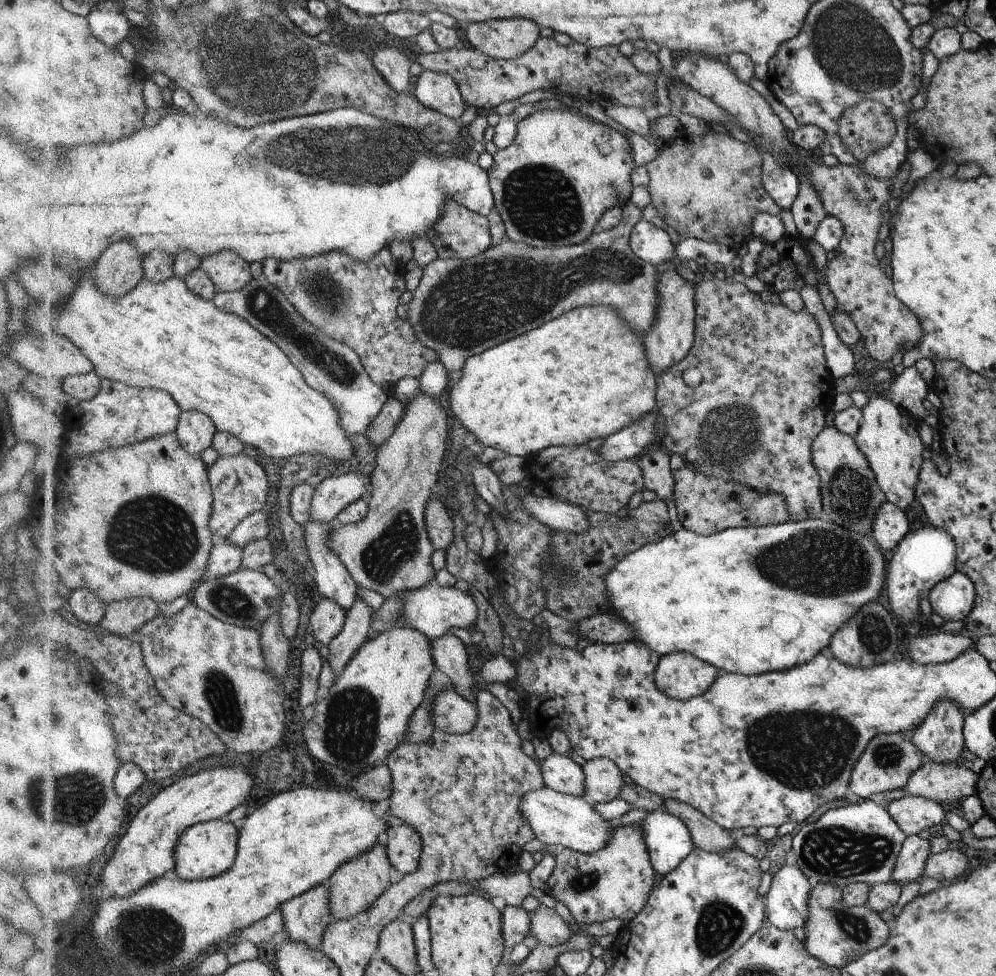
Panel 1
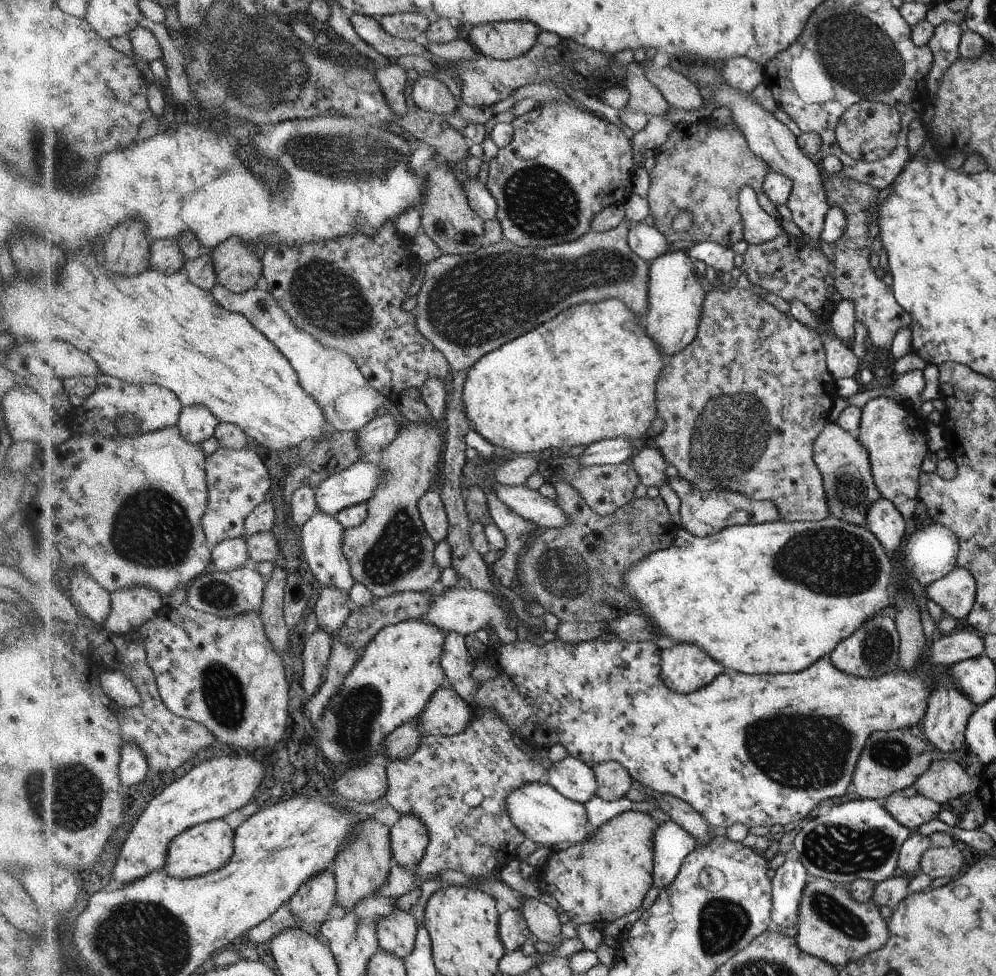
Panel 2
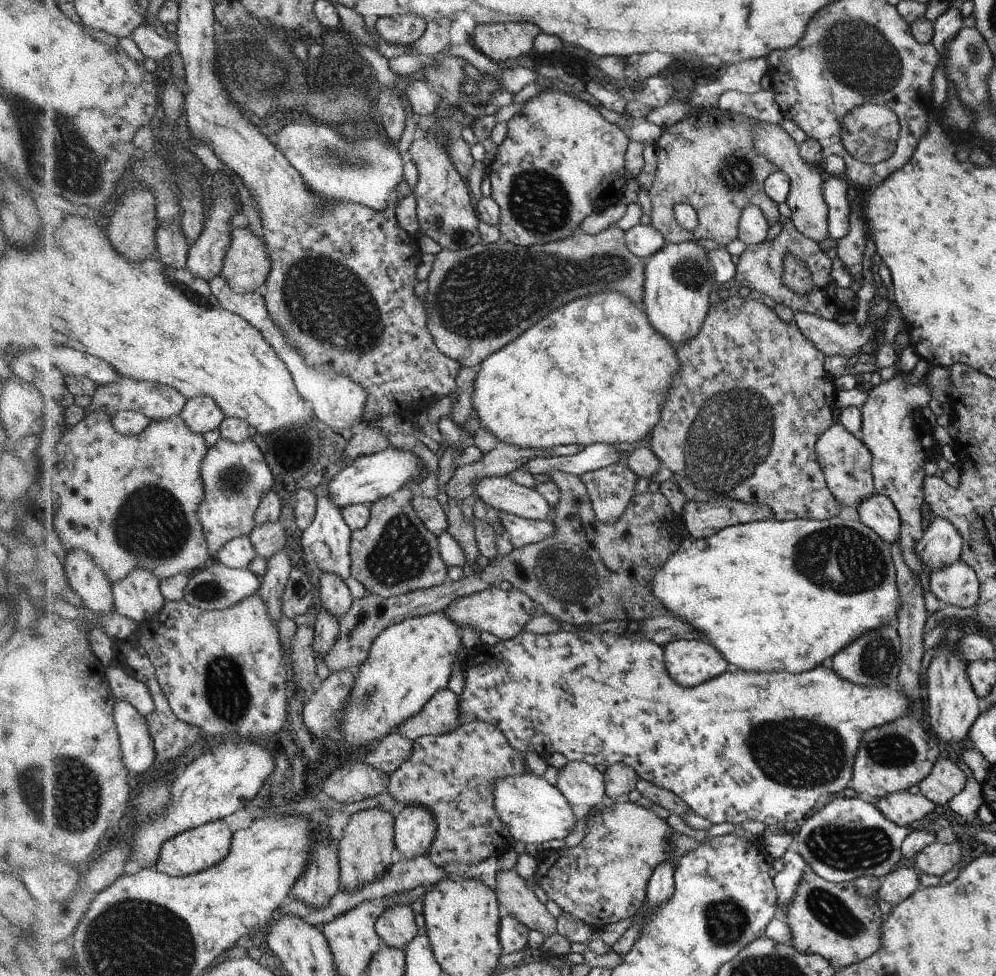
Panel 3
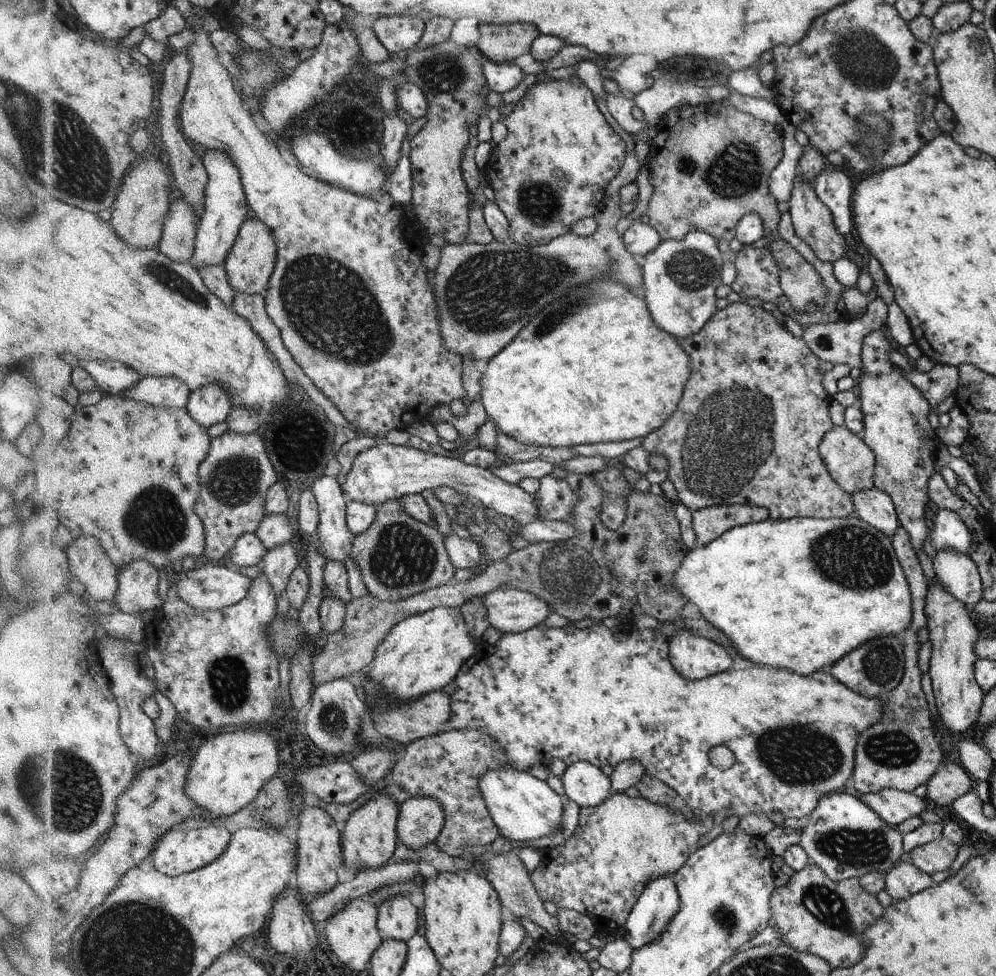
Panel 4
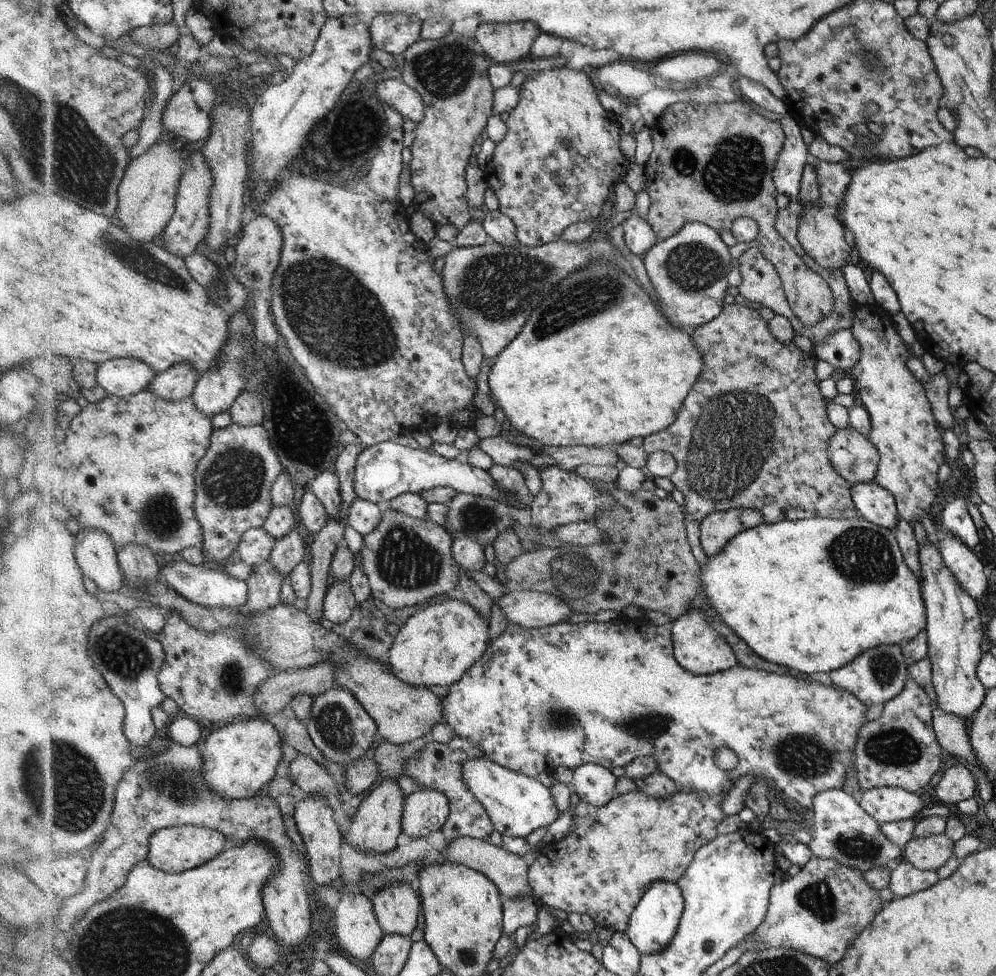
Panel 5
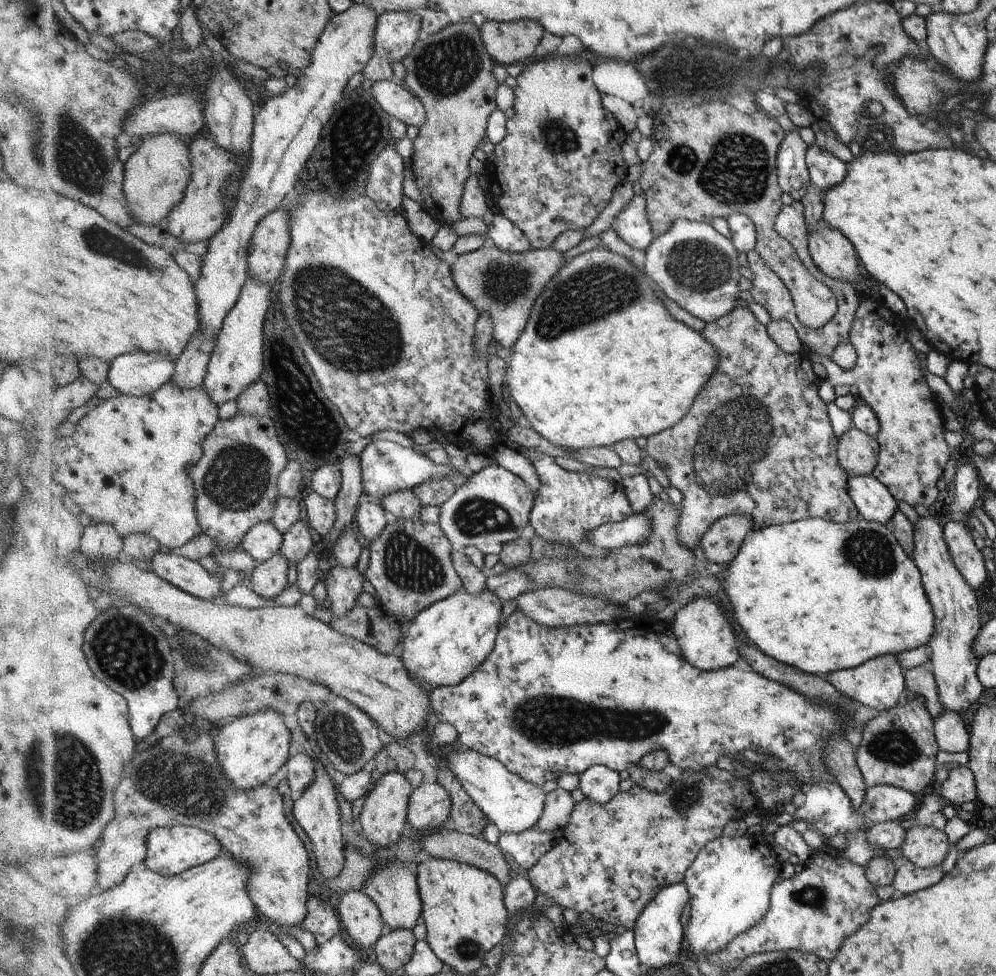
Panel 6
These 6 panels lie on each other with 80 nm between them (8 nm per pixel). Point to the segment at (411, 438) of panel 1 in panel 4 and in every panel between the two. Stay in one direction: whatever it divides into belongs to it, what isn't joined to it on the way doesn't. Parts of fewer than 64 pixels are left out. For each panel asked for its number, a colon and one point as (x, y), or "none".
2: (391, 552)
3: (396, 554)
4: (398, 556)

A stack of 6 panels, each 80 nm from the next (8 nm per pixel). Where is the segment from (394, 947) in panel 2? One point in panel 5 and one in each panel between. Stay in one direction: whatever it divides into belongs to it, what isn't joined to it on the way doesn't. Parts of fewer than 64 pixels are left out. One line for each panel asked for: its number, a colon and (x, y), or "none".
3: (396, 927)
4: (397, 918)
5: (396, 907)

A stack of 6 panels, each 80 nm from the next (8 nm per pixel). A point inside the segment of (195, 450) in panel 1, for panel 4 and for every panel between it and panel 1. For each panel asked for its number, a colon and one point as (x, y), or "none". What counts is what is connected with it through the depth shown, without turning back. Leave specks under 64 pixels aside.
2: (198, 424)
3: (203, 415)
4: (211, 405)

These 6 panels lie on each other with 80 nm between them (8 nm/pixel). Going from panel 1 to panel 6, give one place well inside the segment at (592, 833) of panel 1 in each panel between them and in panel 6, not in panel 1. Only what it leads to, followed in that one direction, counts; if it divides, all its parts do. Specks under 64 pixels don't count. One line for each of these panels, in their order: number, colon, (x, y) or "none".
2: (547, 817)
3: (535, 811)
4: (525, 809)
5: (517, 804)
6: (512, 804)

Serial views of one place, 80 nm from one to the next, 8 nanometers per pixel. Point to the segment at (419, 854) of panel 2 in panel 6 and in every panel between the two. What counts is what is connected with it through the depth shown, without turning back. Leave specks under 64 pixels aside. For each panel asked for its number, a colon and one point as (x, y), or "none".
3: (415, 829)
4: (421, 820)
5: (427, 811)
6: (430, 805)

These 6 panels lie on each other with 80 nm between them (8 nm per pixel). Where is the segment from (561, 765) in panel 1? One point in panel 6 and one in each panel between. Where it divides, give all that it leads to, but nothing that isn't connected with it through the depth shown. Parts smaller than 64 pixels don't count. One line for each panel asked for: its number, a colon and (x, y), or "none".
2: (574, 779)
3: (583, 785)
4: (585, 784)
5: (594, 784)
6: (599, 783)

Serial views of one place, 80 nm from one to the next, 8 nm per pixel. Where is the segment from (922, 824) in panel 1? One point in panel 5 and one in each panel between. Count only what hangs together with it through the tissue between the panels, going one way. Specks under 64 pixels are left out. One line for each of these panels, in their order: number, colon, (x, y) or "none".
2: (911, 810)
3: (904, 807)
4: (894, 806)
5: (885, 804)

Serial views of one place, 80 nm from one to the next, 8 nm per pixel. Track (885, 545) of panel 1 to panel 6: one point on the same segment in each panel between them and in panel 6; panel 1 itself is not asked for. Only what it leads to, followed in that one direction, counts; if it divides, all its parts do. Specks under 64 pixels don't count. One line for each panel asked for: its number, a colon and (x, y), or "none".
2: (884, 521)
3: (877, 512)
4: (874, 507)
5: (877, 505)
6: (875, 503)

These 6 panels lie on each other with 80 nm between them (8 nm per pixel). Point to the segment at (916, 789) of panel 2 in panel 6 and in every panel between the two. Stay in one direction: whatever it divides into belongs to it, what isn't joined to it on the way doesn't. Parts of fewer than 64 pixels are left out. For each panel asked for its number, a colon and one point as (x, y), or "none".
3: (946, 780)
4: (951, 781)
5: (957, 783)
6: (959, 788)

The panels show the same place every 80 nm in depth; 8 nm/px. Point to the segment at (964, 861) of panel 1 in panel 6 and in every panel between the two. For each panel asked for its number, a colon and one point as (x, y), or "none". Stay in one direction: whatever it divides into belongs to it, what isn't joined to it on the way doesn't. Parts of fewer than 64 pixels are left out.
2: (937, 862)
3: (937, 859)
4: (936, 856)
5: (931, 853)
6: (925, 846)

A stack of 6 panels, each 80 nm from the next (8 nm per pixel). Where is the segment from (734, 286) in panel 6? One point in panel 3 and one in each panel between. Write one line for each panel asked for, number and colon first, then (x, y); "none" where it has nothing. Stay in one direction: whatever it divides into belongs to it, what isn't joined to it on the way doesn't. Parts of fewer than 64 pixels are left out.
3: (677, 310)
4: (681, 313)
5: (697, 255)

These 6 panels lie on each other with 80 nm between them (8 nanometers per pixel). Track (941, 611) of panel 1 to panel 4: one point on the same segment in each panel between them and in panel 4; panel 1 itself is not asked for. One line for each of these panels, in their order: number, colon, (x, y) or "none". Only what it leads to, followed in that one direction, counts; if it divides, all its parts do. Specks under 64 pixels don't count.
2: (955, 594)
3: (957, 585)
4: (958, 574)

